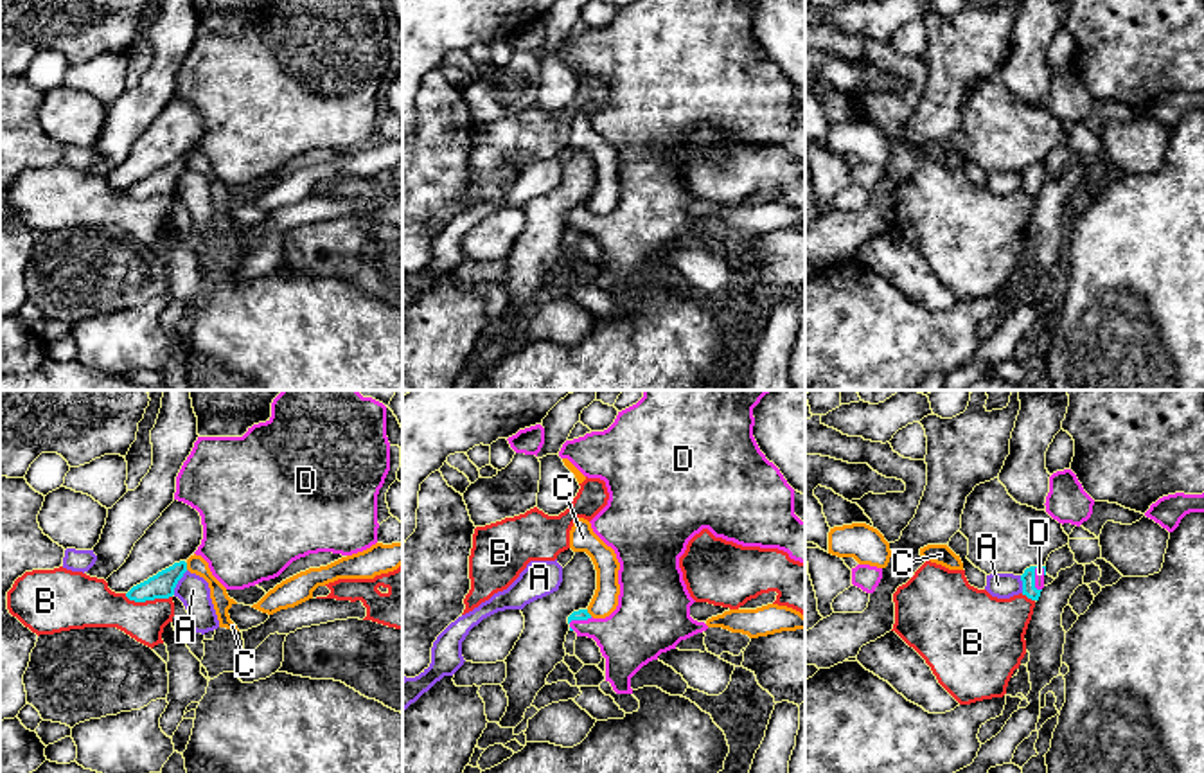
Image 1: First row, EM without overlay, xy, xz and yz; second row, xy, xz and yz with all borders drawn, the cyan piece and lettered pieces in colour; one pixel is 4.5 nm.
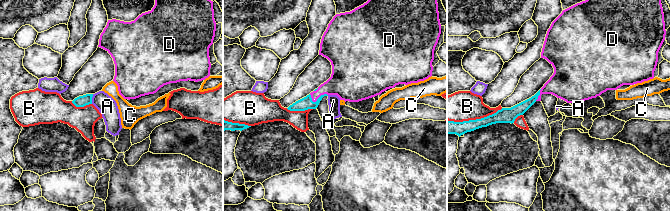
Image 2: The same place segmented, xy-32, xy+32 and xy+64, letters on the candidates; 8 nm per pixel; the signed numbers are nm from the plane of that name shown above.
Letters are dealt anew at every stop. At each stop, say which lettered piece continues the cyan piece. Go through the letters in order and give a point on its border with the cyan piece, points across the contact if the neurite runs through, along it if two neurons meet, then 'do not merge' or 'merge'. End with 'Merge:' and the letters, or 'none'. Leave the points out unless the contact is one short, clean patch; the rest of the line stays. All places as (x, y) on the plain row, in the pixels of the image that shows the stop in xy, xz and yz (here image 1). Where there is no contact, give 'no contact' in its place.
A: xy (177, 180) | along xy (187, 168), (173, 191) | do not merge
B: xy (148, 196) | do not merge
C: xy (185, 164) | along xy (185, 160), (187, 166) | do not merge
D: yz (1034, 177) | across yz (1028, 175), (1034, 177), (1039, 169) | merge
Merge: D

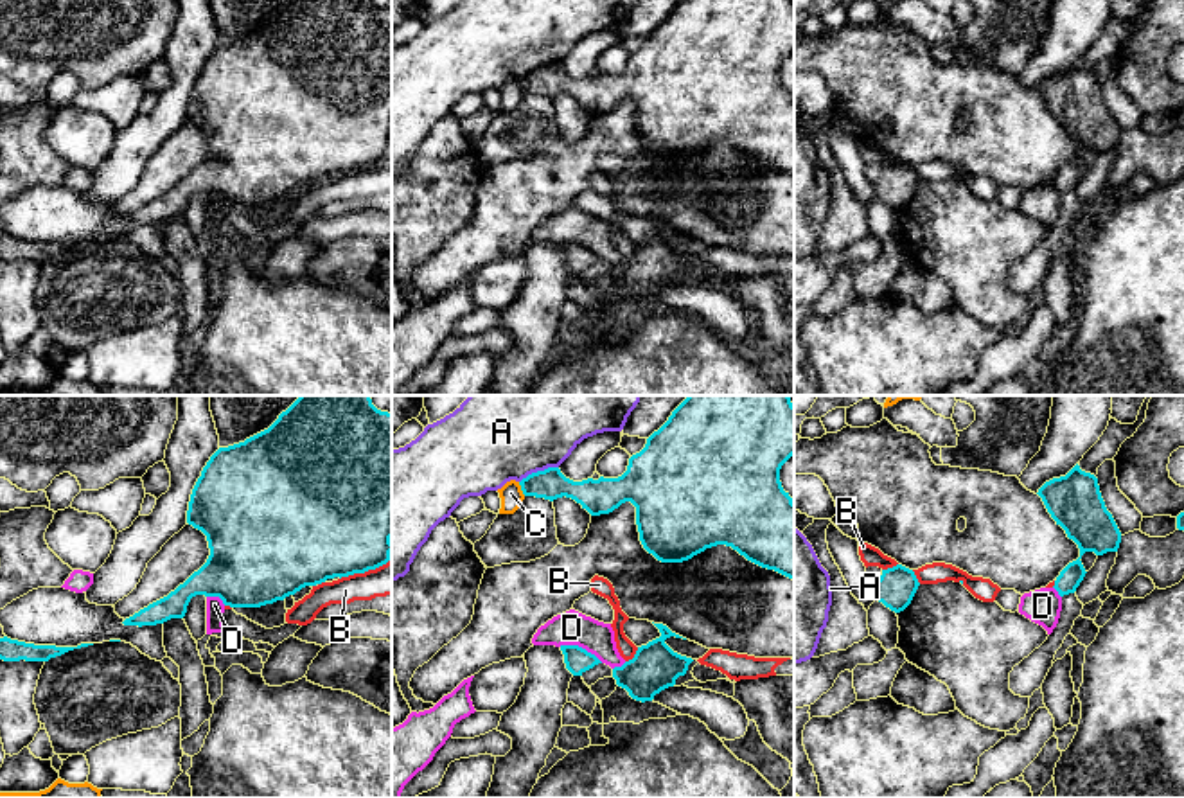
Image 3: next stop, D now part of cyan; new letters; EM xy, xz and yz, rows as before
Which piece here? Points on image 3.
A: xz (538, 69) | do not merge
B: xz (635, 254) | do not merge
C: xz (521, 87) | do not merge
D: xz (581, 245) | do not merge
Merge: none

